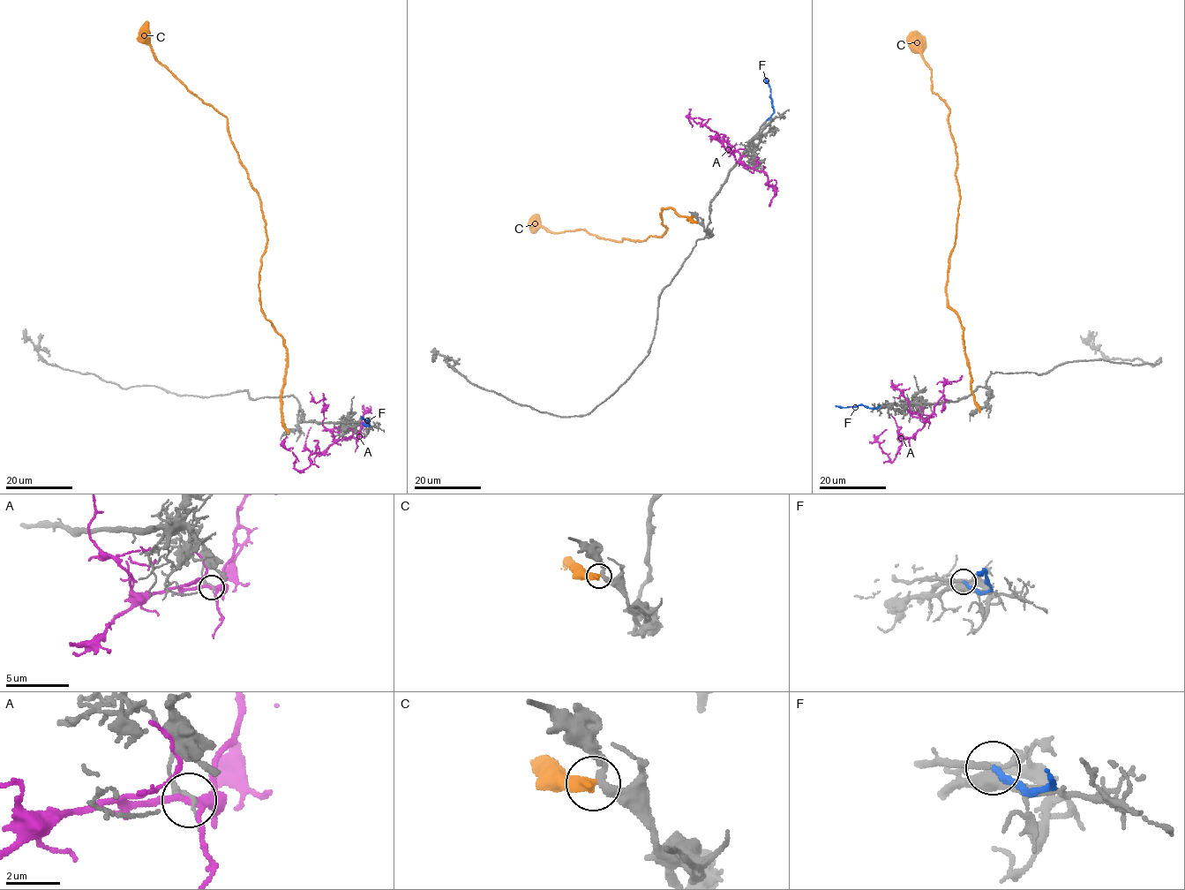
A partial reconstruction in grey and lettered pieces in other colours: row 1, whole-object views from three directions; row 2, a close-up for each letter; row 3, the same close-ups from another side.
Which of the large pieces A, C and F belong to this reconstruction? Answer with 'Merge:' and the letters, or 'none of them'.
Merge: F

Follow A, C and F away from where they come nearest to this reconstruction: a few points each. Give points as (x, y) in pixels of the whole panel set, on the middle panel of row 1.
A: (761, 170), (738, 163), (716, 139), (717, 133), (701, 125), (702, 120), (700, 117), (689, 117), (692, 127)
C: (697, 222), (663, 208), (662, 236), (633, 241), (581, 229), (552, 233), (536, 220)
F: (767, 120), (773, 112), (773, 107), (770, 86), (764, 77)

